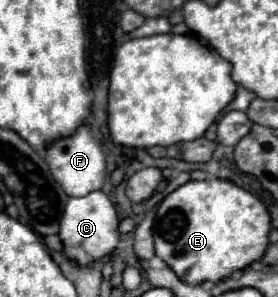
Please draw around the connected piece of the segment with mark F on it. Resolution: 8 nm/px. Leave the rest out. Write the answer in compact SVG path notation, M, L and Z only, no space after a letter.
M87 125L79 127L79 131L75 135L55 141L45 151L45 159L47 159L47 165L51 165L51 173L55 173L55 181L59 181L59 185L63 185L63 189L69 197L83 197L83 195L103 187L105 155L101 151L101 147L97 145L97 141L91 137Z

